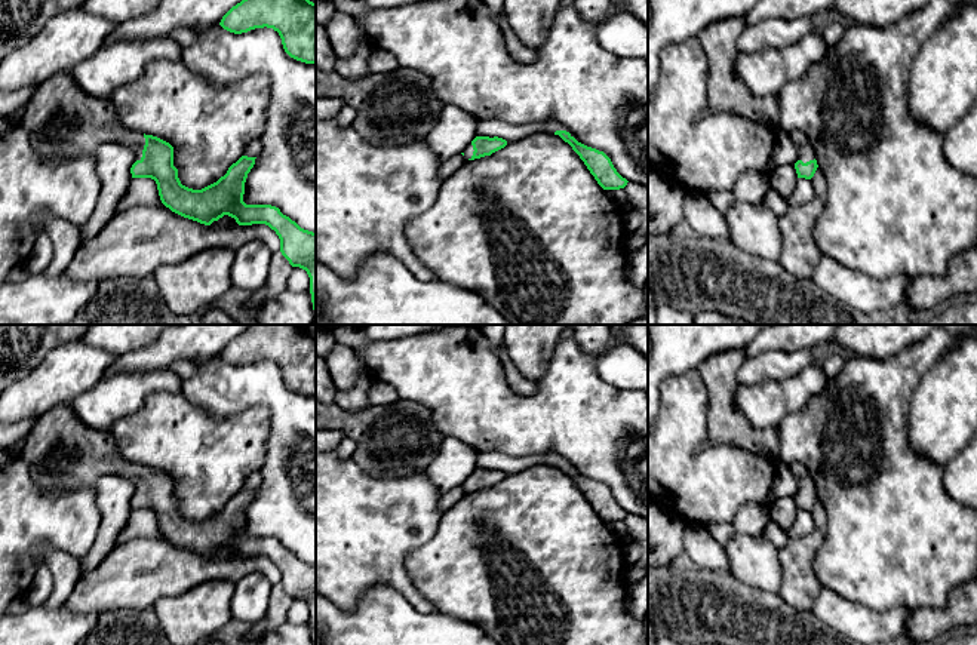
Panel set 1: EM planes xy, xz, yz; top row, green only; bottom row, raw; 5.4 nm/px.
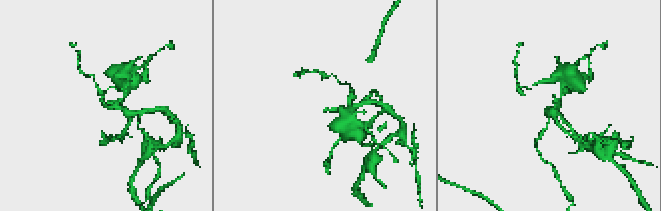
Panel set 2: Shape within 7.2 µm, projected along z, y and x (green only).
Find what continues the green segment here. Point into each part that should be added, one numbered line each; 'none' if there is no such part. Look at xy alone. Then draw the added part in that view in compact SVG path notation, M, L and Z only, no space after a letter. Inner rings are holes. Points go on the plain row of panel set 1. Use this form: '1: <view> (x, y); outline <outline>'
1: xy (63, 452); outline M67 403L34 420L30 434L22 440L18 458L30 466L33 480L46 492L93 488L104 476L114 474L132 480L136 494L141 492L145 477L144 466L125 460L108 431L82 423Z

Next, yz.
1: yz (805, 484); outline M792 463L790 472L798 482L799 492L807 495L807 494L815 491L814 480L812 480L809 472L807 470L807 467L804 464Z

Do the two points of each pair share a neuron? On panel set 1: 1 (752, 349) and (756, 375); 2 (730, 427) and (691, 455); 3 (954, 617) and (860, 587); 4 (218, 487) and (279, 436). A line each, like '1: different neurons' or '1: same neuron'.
1: different neurons
2: different neurons
3: different neurons
4: different neurons

